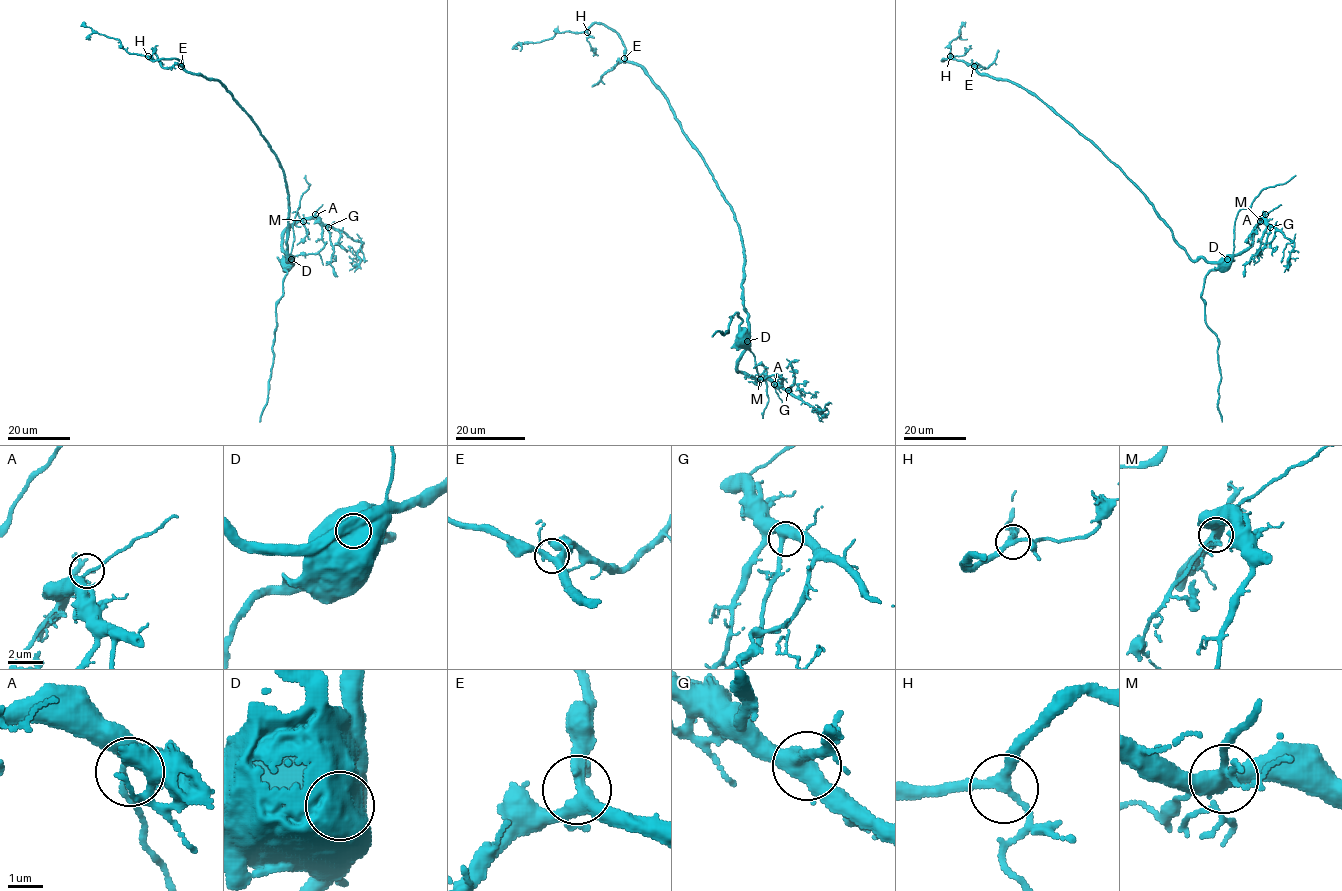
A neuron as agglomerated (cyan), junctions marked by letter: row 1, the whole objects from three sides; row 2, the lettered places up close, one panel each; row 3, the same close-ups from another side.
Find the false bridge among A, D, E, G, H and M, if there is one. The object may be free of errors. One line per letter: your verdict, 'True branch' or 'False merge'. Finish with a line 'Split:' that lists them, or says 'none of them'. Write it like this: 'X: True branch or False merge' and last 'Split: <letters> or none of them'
A: True branch
D: False merge
E: True branch
G: True branch
H: True branch
M: True branch
Split: D

